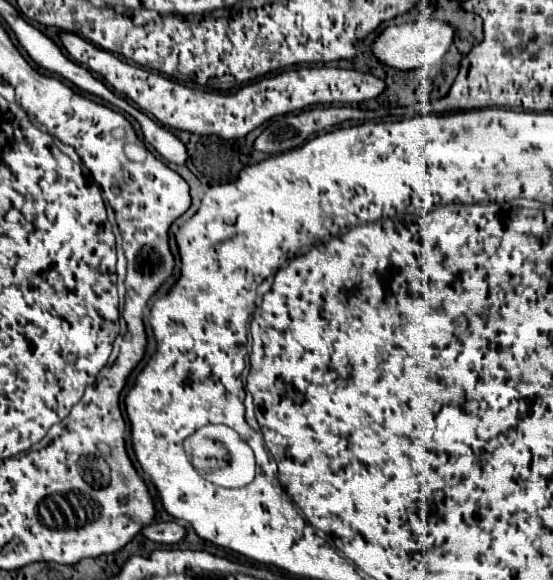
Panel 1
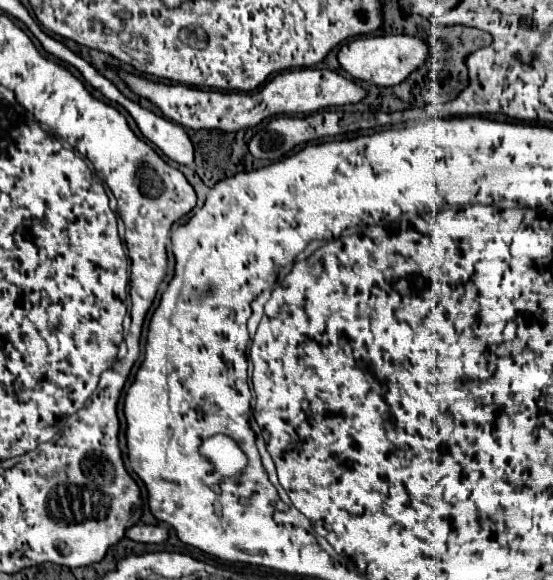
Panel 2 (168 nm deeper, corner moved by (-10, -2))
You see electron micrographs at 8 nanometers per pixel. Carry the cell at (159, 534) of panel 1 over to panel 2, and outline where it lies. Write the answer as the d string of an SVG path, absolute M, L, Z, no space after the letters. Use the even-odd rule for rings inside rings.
M137 524L131 530L127 530L127 538L143 544L161 544L169 538L169 530L163 526L147 526L147 524Z

